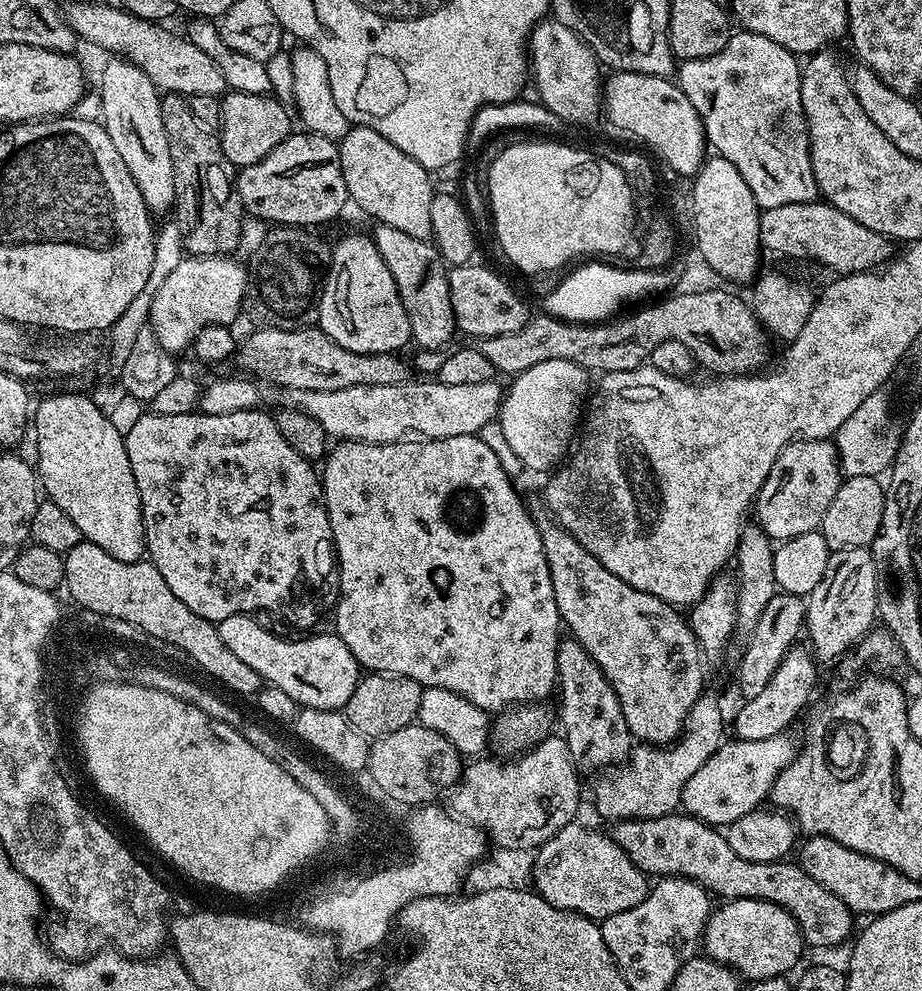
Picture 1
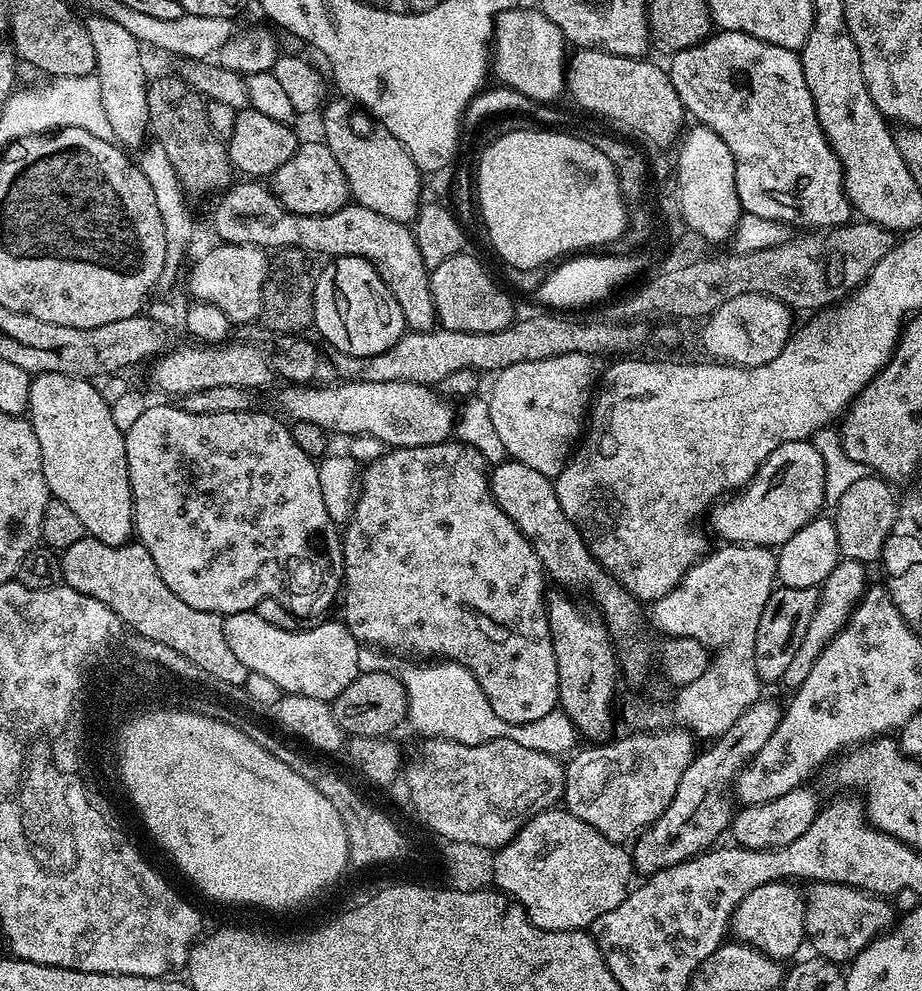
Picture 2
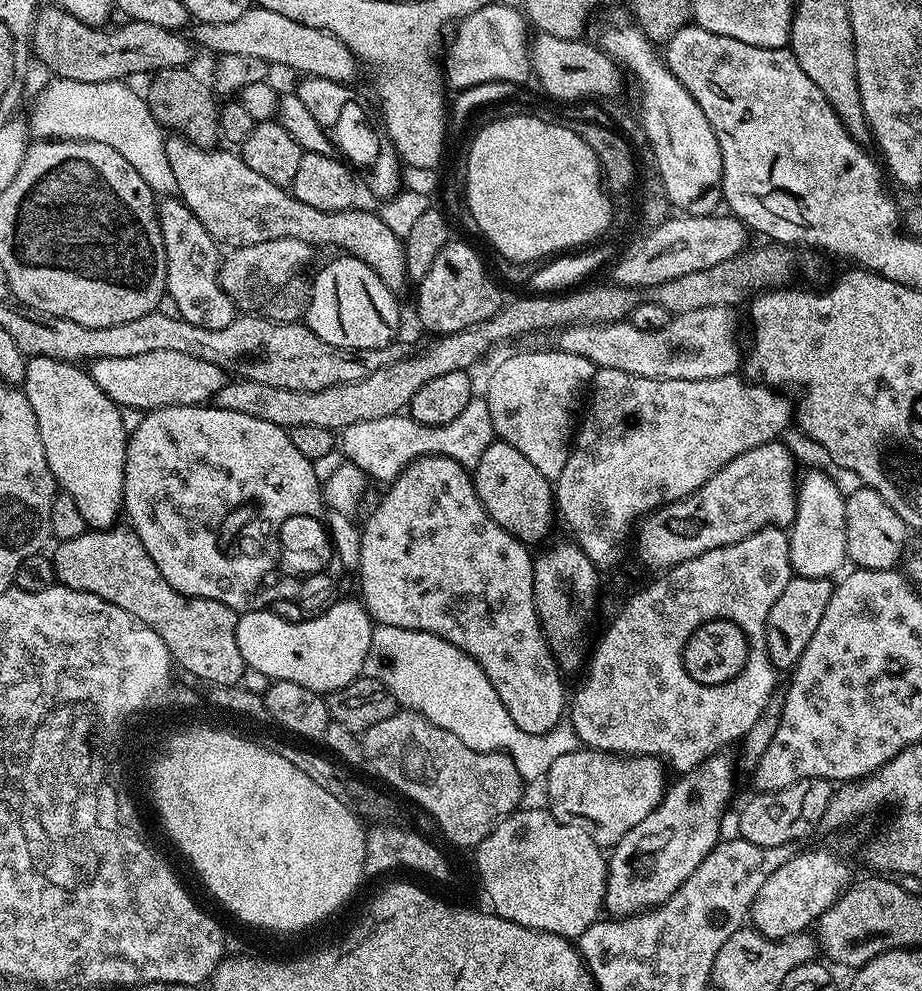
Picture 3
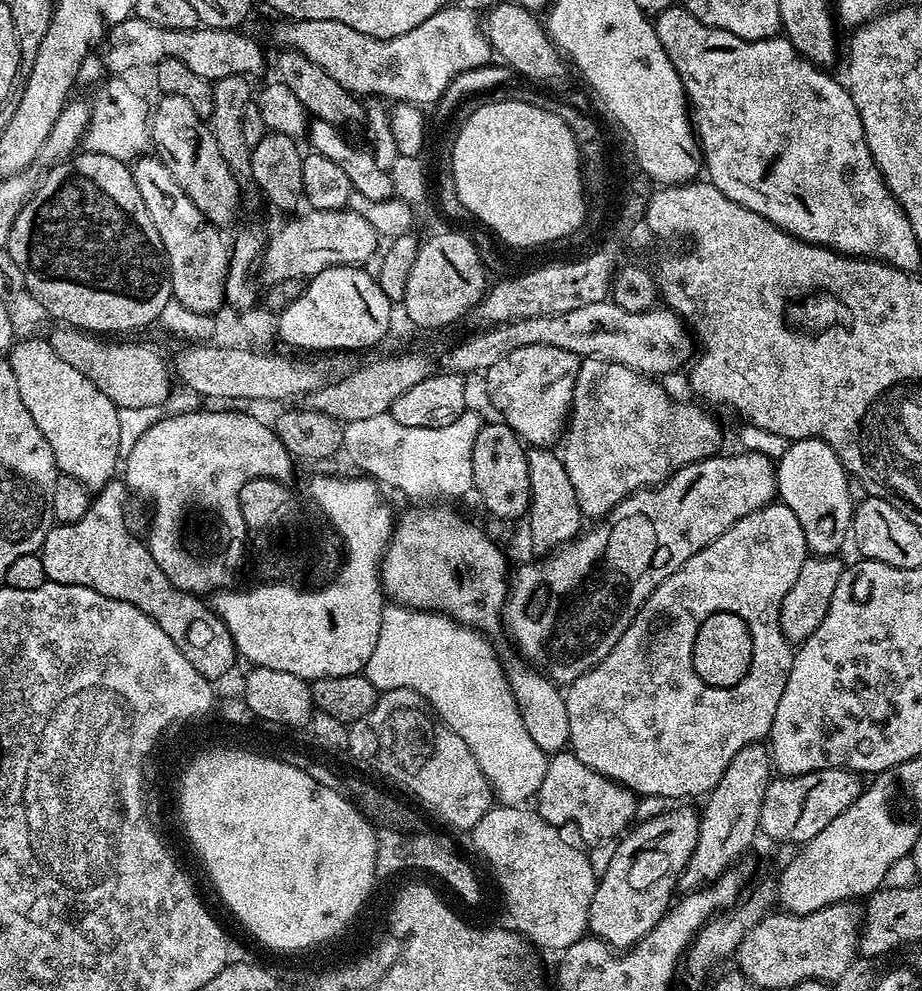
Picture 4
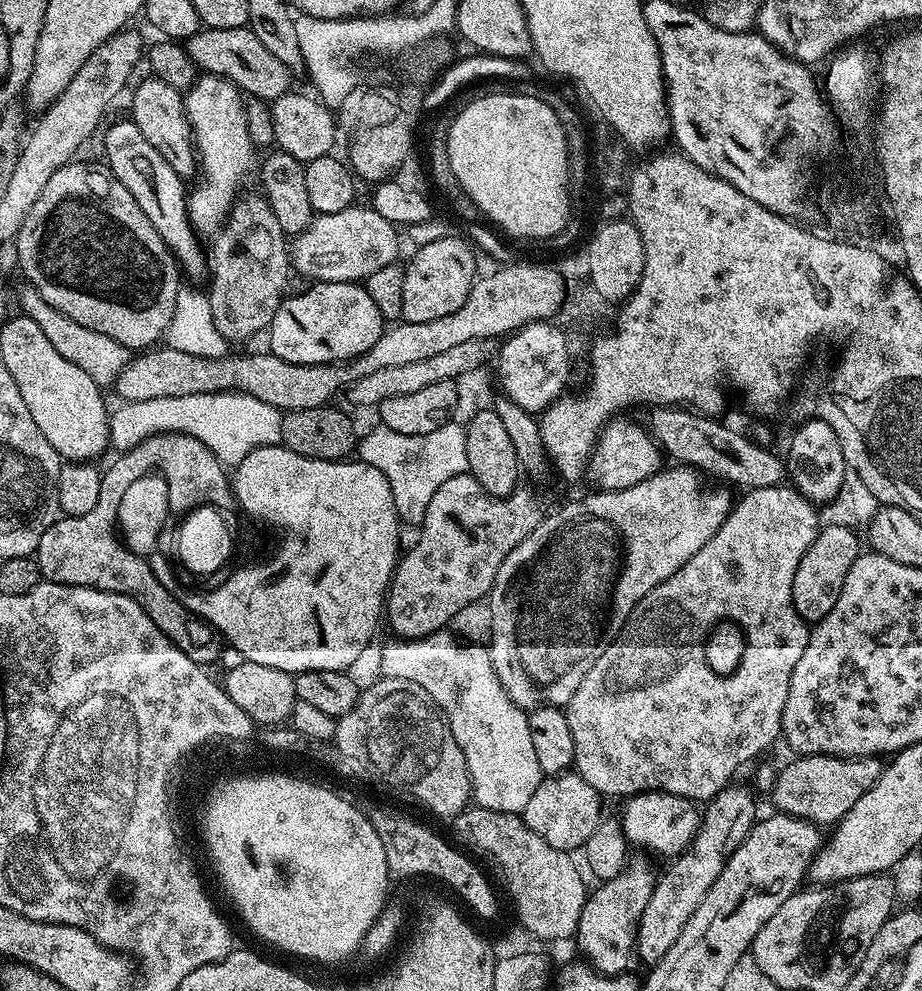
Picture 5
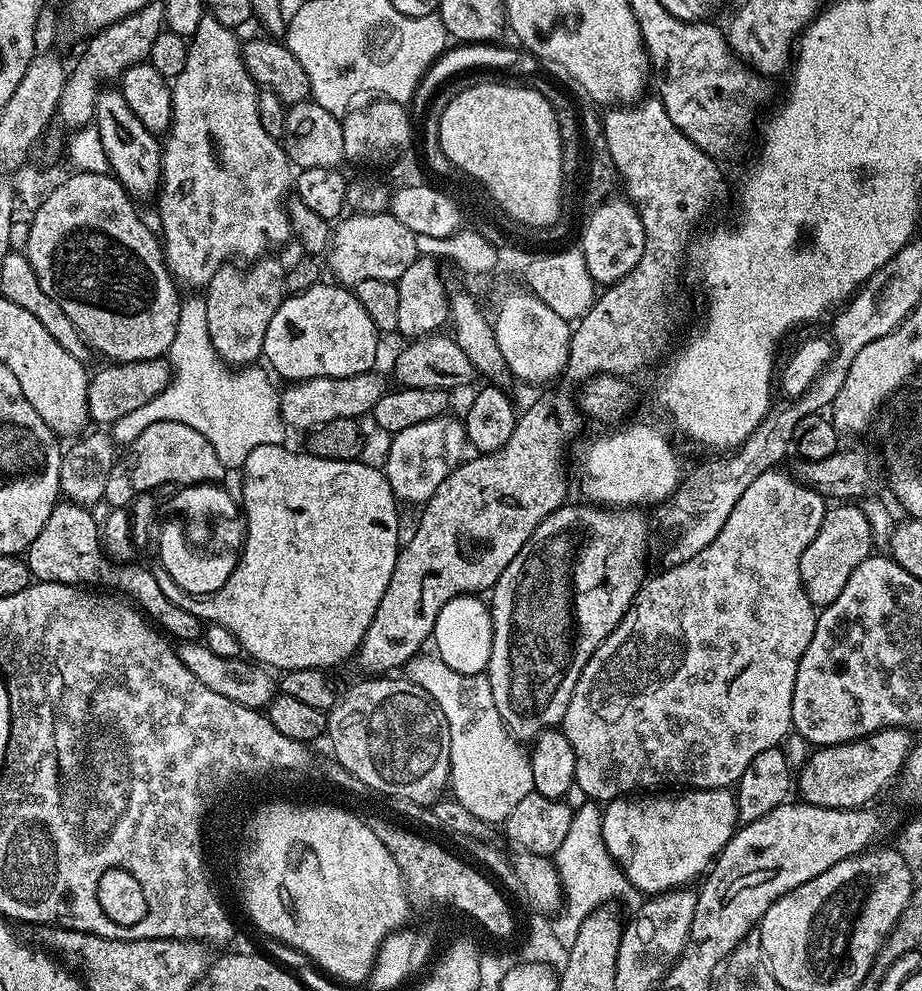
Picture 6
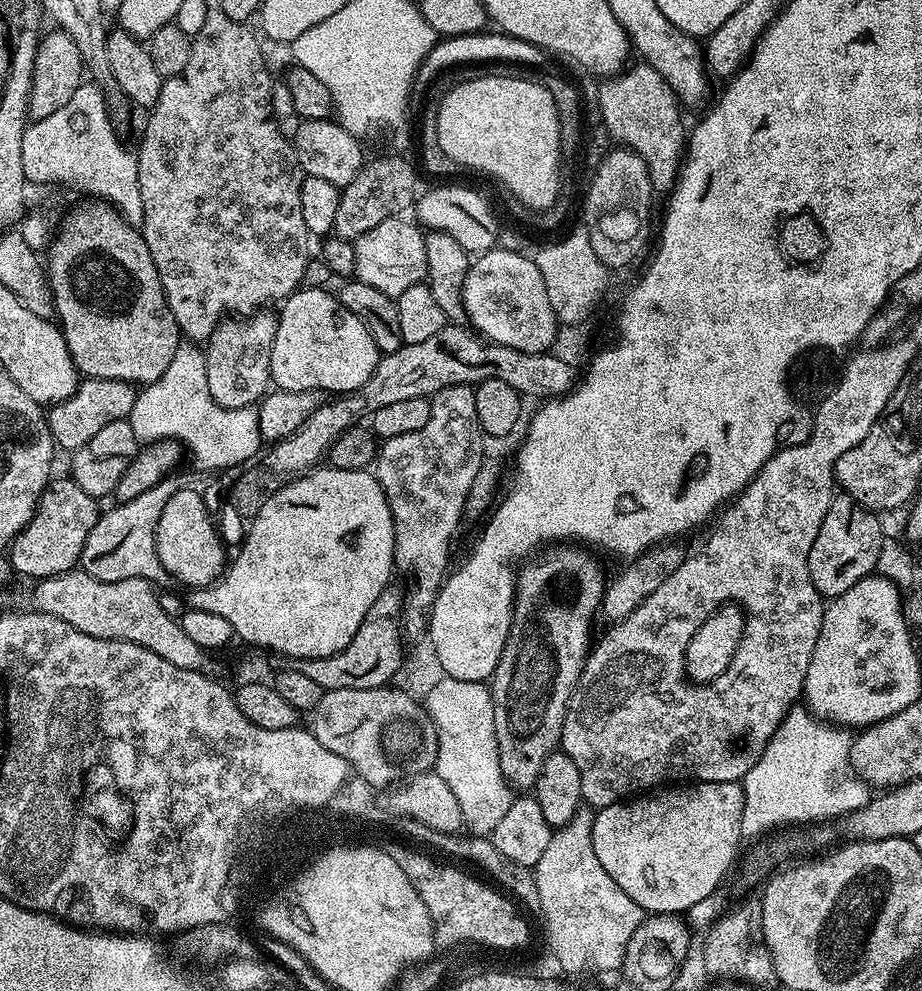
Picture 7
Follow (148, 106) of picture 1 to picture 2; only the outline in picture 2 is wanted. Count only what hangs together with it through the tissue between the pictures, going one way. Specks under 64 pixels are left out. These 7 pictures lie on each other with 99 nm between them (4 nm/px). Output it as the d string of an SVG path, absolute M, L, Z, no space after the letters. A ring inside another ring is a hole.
M89 15L86 23L96 55L94 75L102 88L102 105L114 137L127 149L133 150L141 143L140 148L145 143L144 136L149 135L146 94L150 76L144 73L144 56L140 53L142 45L134 38L134 34L128 33L123 26L118 26L118 22L105 16Z

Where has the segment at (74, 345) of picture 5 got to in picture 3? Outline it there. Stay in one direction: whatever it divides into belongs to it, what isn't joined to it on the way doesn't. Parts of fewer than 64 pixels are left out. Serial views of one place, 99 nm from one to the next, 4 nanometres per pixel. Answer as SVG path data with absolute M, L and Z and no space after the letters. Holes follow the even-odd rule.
M150 350L150 354L134 354L131 358L98 358L87 365L88 375L94 378L98 390L124 410L144 408L188 408L191 404L211 401L230 376L214 362L177 354L175 350Z

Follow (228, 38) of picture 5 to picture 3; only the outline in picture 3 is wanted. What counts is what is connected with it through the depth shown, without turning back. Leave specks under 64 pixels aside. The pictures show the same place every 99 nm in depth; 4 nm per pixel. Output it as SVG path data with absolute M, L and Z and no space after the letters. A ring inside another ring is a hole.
M44 6L36 13L30 48L35 59L37 56L52 71L53 77L86 83L123 81L143 72L151 74L191 65L194 44L183 31L171 32L162 30L162 26L149 26L147 22L133 20L112 27L92 28L60 8Z

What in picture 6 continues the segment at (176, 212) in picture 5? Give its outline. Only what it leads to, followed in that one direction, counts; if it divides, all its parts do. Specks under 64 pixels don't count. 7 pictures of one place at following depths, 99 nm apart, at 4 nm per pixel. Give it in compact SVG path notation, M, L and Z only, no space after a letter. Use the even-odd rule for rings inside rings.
M108 86L98 94L94 127L98 138L102 140L111 175L115 176L133 197L148 196L151 192L153 195L160 186L162 144L157 133L146 130L146 126L138 122L134 110L130 110L119 87Z

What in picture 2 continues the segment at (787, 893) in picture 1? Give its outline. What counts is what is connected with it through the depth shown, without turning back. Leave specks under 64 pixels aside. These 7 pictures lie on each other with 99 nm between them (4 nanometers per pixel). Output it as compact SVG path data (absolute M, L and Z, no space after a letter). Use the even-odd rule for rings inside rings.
M849 884L807 885L804 898L804 934L811 951L834 964L847 965L883 932L888 931L898 919L898 912L892 909L891 899L863 892Z

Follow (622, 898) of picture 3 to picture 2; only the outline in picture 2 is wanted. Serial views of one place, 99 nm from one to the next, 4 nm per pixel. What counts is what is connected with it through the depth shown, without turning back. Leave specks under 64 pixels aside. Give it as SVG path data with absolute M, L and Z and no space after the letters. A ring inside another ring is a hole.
M767 698L755 700L734 721L730 730L715 737L705 747L709 747L705 752L704 749L697 751L695 759L686 768L686 774L682 774L682 782L678 782L678 790L674 790L674 798L670 798L670 806L666 806L666 810L662 810L662 814L649 828L639 833L638 839L631 845L632 863L637 873L653 874L699 856L709 851L723 832L725 835L729 831L734 815L735 778L752 756L766 746L770 734L778 730L778 722L783 717L784 708L778 701Z

